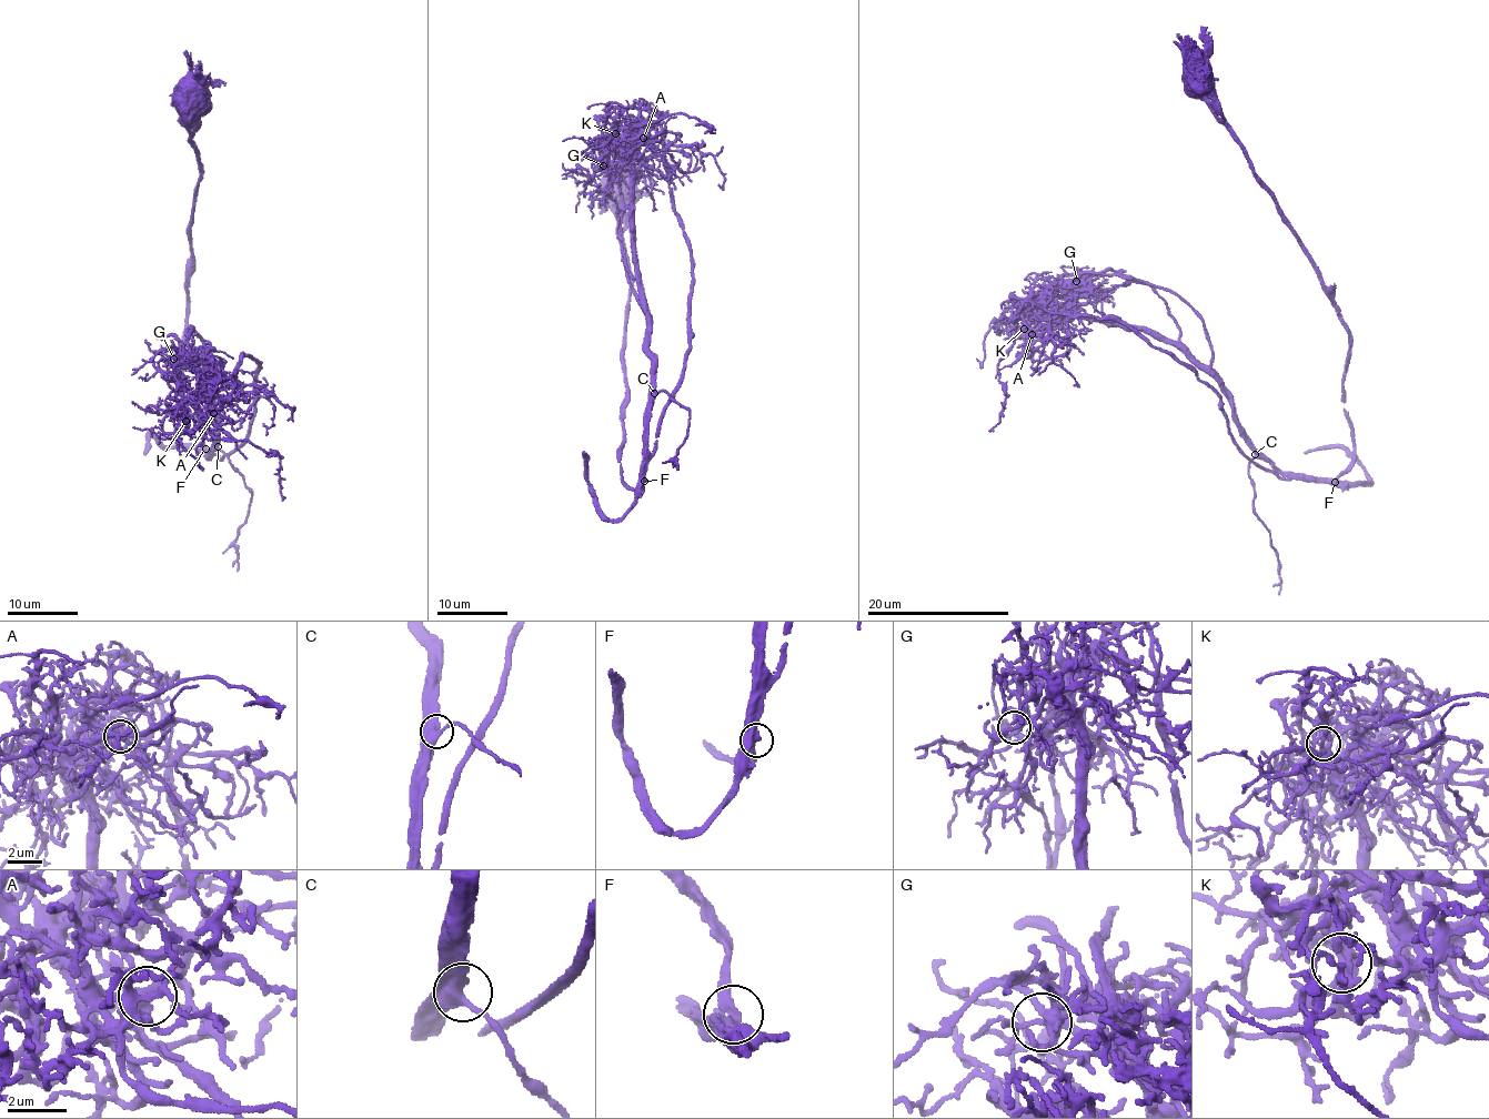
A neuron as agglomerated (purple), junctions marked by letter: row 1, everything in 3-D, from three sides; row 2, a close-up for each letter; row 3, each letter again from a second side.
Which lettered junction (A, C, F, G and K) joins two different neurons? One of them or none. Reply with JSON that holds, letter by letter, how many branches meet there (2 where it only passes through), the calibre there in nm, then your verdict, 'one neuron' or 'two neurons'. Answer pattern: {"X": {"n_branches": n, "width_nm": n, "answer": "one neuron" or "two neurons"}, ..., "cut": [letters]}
{"A": {"n_branches": 3, "width_nm": 340, "answer": "one neuron"}, "C": {"n_branches": 3, "width_nm": 480, "answer": "one neuron"}, "F": {"n_branches": 3, "width_nm": 400, "answer": "one neuron"}, "G": {"n_branches": 5, "width_nm": 300, "answer": "one neuron"}, "K": {"n_branches": 3, "width_nm": 180, "answer": "one neuron"}, "cut": []}

